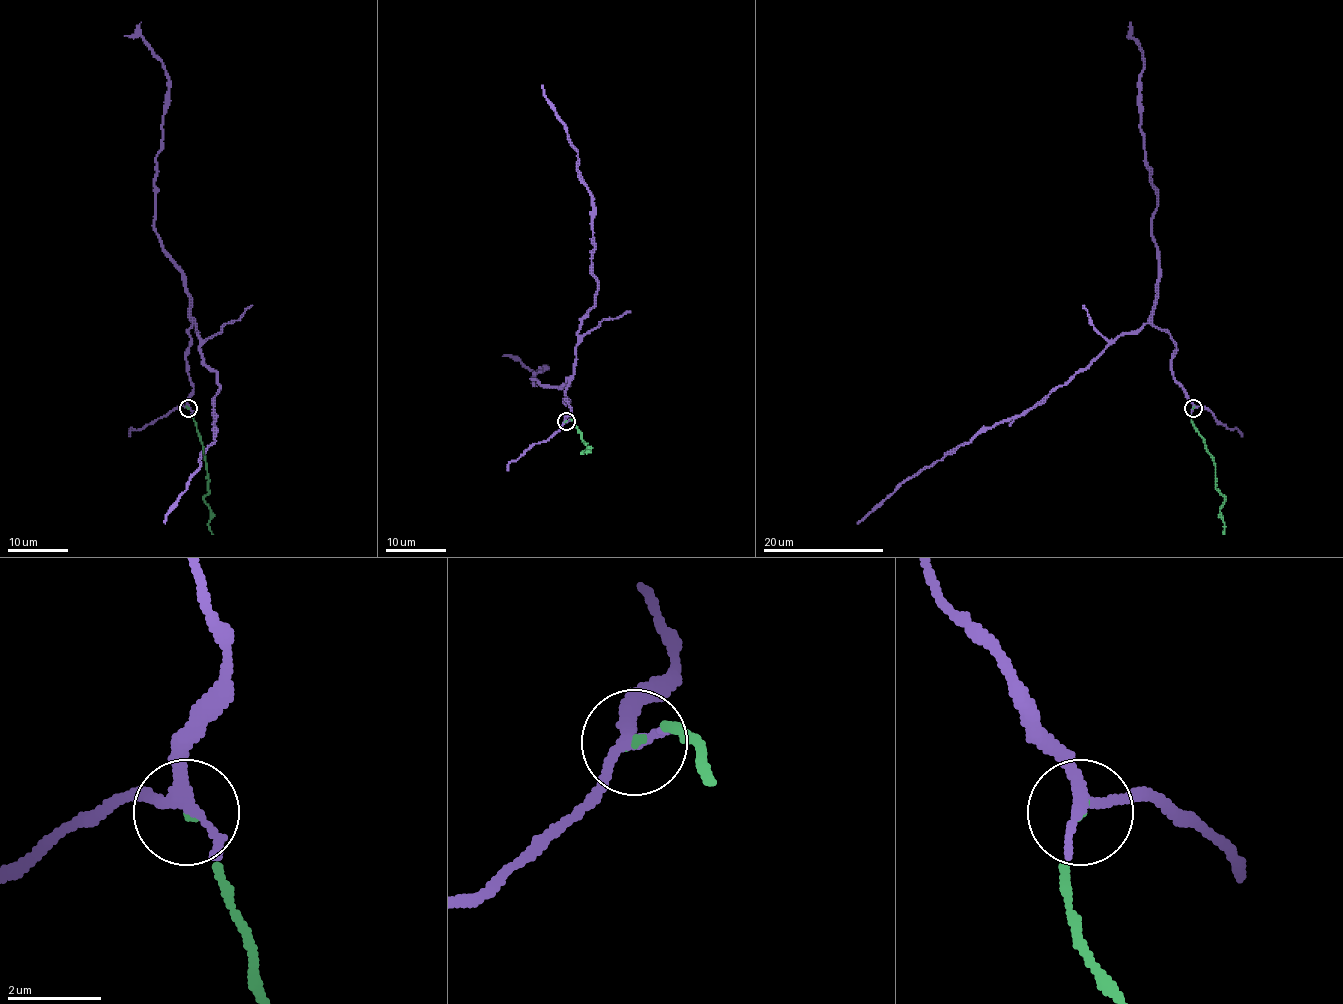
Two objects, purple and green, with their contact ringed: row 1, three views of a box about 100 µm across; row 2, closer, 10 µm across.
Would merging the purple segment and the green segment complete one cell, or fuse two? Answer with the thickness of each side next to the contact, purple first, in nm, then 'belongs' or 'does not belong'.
220/70 nm | belongs

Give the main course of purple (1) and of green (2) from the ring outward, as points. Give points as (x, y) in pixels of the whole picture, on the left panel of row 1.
1: (187, 407), (193, 389), (187, 331), (195, 323), (202, 362), (216, 373), (219, 385), (214, 441), (165, 523)
2: (187, 407), (201, 439), (207, 466), (208, 487), (204, 502), (210, 510), (208, 529), (213, 534)

